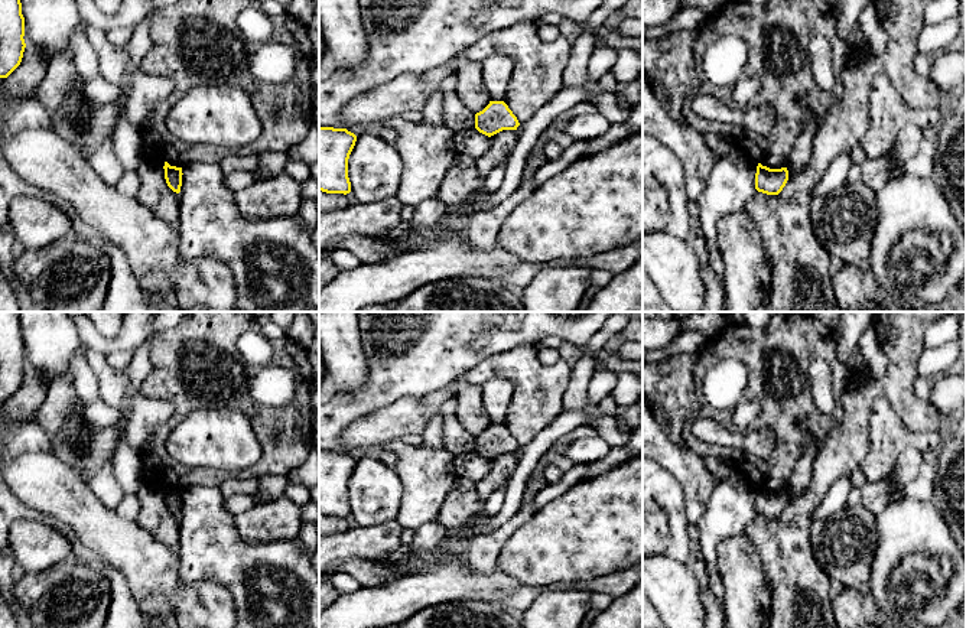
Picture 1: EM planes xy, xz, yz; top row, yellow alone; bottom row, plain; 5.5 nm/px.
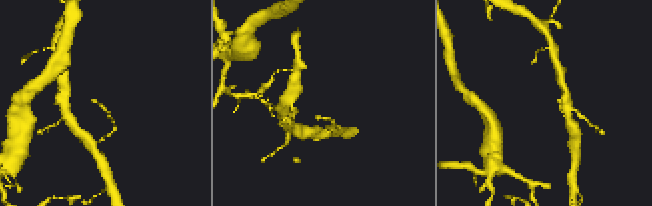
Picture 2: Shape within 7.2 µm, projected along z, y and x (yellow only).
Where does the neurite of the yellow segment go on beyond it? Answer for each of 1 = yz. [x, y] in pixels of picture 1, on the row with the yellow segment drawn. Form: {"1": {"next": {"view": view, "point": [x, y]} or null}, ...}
{"1": {"next": null}}

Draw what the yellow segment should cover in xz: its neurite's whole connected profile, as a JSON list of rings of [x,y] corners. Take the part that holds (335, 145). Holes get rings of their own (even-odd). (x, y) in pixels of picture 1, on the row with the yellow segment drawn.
[[[319,127],[319,191],[349,193],[348,159],[357,136],[347,128]]]

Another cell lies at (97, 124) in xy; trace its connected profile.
[[[77,77],[75,87],[66,98],[69,113],[78,127],[87,159],[110,140],[114,140],[121,105],[116,101],[95,105],[84,94],[84,79]]]

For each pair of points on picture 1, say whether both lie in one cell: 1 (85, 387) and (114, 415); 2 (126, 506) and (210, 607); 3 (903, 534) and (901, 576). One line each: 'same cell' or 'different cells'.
1: same cell
2: different cells
3: same cell

